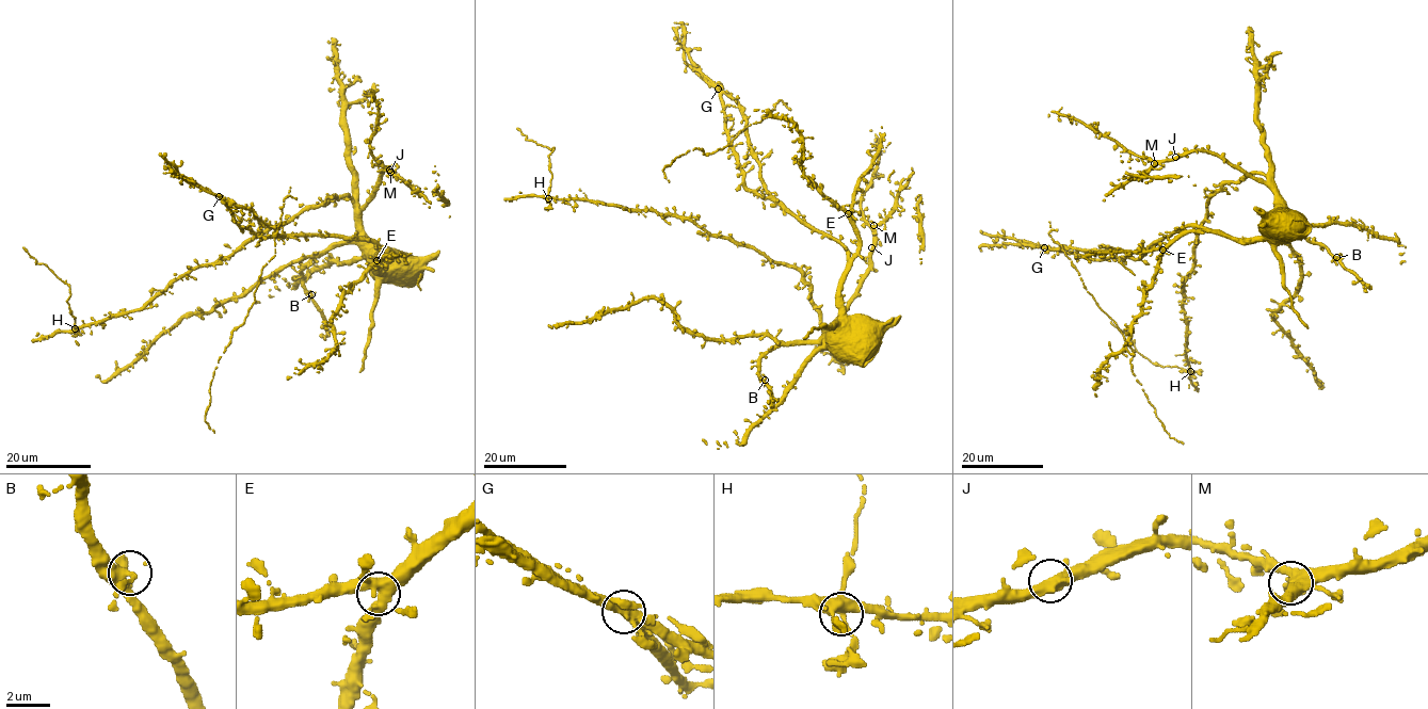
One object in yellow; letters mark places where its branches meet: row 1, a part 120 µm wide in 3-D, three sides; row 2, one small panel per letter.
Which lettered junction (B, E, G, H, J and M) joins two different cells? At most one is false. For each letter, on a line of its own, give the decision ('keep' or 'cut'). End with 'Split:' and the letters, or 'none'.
B: keep
E: keep
G: keep
H: keep
J: keep
M: keep
Split: none

